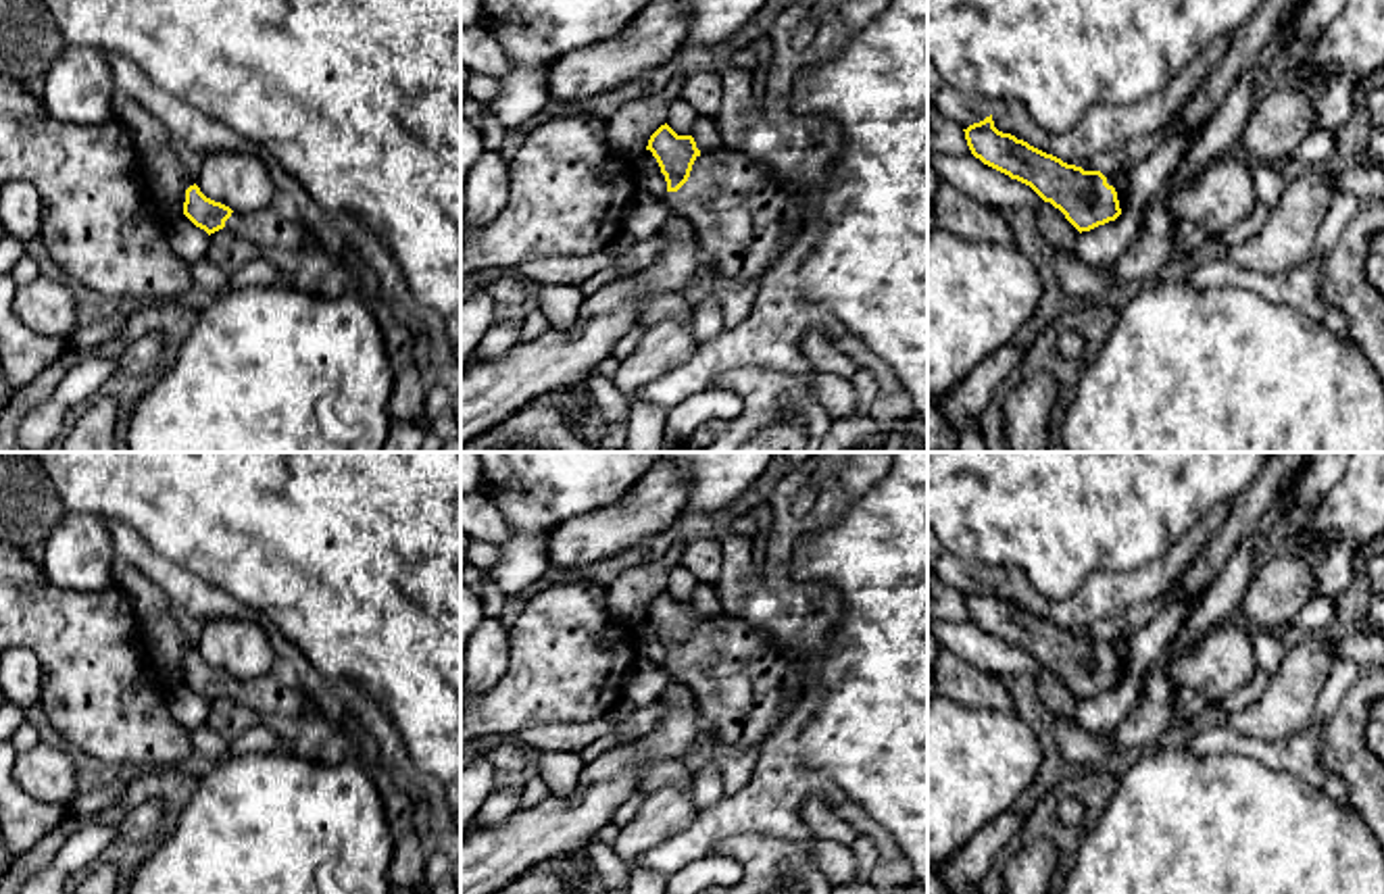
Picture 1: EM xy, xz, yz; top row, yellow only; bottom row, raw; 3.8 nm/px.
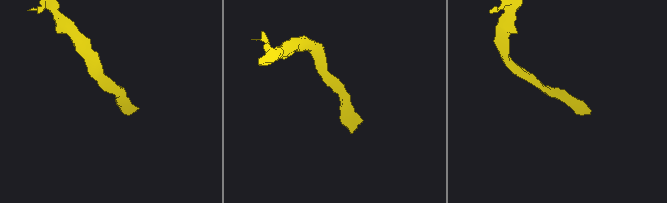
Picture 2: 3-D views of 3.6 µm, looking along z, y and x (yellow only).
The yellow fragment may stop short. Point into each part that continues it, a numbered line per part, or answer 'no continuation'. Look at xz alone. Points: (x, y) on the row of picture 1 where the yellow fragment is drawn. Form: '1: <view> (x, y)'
1: xz (745, 217)

